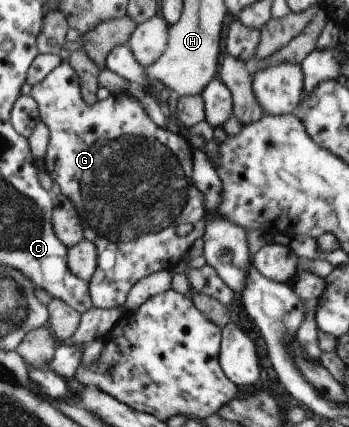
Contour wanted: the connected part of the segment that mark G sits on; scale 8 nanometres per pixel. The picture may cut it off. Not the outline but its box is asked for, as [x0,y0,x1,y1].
[30,61,207,309]

